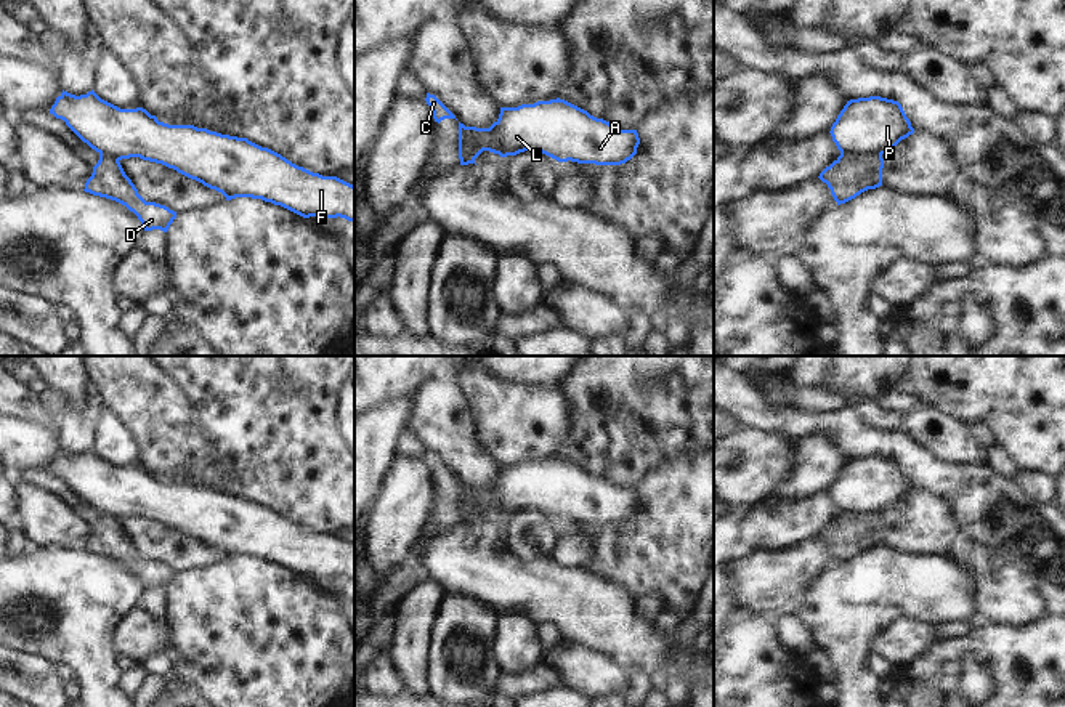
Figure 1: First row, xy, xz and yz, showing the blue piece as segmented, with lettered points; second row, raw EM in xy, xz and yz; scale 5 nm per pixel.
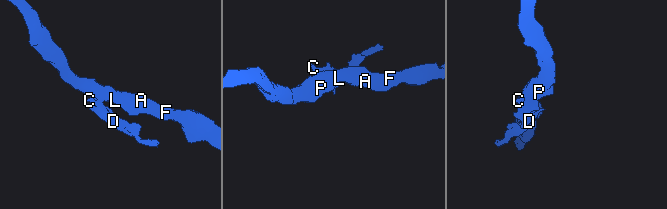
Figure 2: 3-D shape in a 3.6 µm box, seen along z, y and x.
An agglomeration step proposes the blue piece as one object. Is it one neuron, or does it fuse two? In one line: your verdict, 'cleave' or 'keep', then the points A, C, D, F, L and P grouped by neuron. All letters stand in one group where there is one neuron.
cleave; A F L P / C D

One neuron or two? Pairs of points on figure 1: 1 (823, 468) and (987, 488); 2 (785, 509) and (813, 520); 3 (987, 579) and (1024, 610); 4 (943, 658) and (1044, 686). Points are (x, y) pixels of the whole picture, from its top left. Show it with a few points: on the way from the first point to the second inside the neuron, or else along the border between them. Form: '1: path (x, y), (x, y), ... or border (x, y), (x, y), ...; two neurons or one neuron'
1: border (822, 430), (838, 438), (847, 459); two neurons
2: path (791, 515), (794, 518), (807, 518); one neuron
3: path (996, 585), (1014, 600); one neuron
4: path (969, 651), (993, 651), (1019, 677); one neuron

